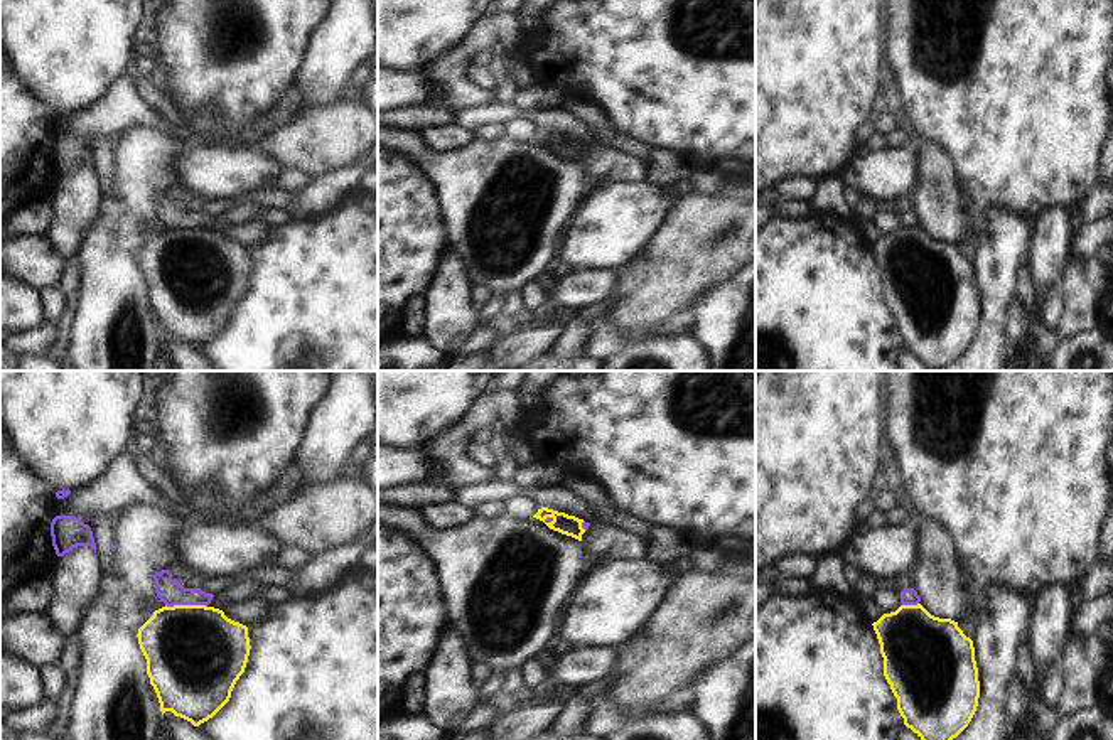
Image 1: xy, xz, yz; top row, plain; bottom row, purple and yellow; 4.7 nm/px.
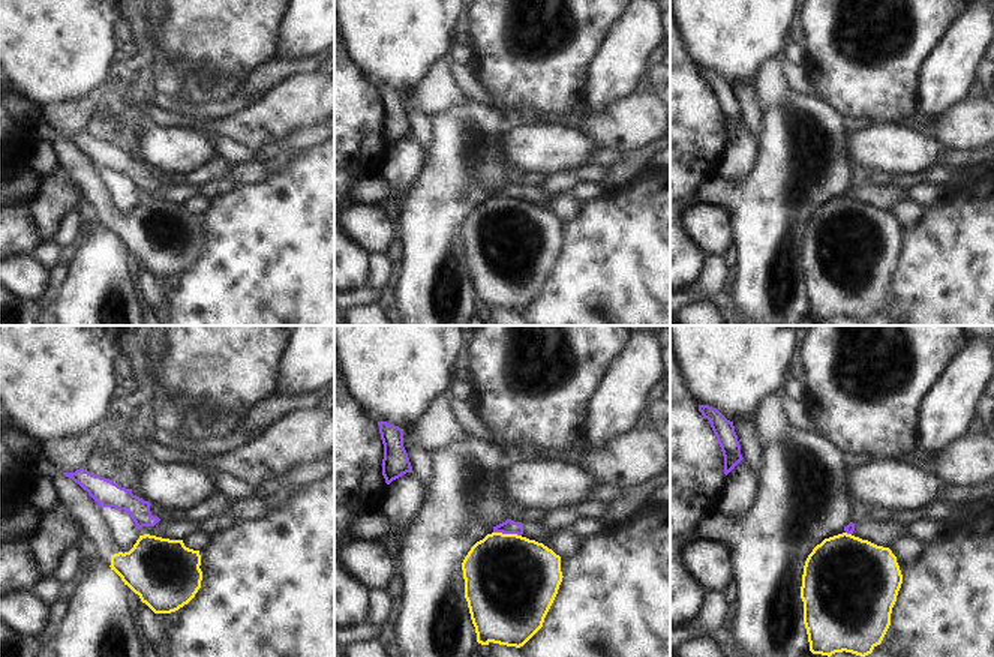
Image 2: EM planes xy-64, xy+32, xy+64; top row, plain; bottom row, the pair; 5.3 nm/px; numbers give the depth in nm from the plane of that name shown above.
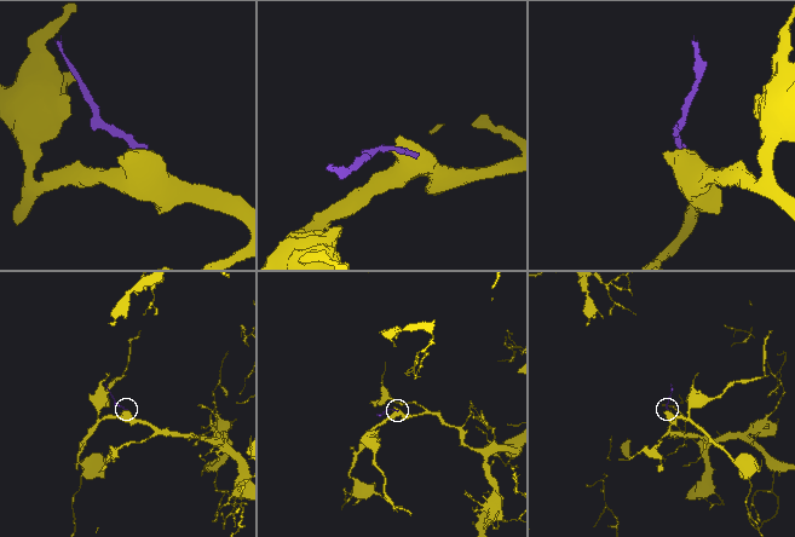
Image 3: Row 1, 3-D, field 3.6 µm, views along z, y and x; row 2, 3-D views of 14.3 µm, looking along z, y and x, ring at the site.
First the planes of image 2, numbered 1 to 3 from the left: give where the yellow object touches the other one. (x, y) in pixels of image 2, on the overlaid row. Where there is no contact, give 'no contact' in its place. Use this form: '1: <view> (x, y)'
1: no contact
2: xy+32 (507, 533)
3: xy+64 (849, 533)

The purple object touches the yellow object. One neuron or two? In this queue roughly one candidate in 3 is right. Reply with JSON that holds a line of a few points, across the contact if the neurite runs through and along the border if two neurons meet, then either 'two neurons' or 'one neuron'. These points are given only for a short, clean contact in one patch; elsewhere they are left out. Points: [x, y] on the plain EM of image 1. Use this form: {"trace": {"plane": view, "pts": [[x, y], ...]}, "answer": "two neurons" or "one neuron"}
{"answer": "two neurons"}

